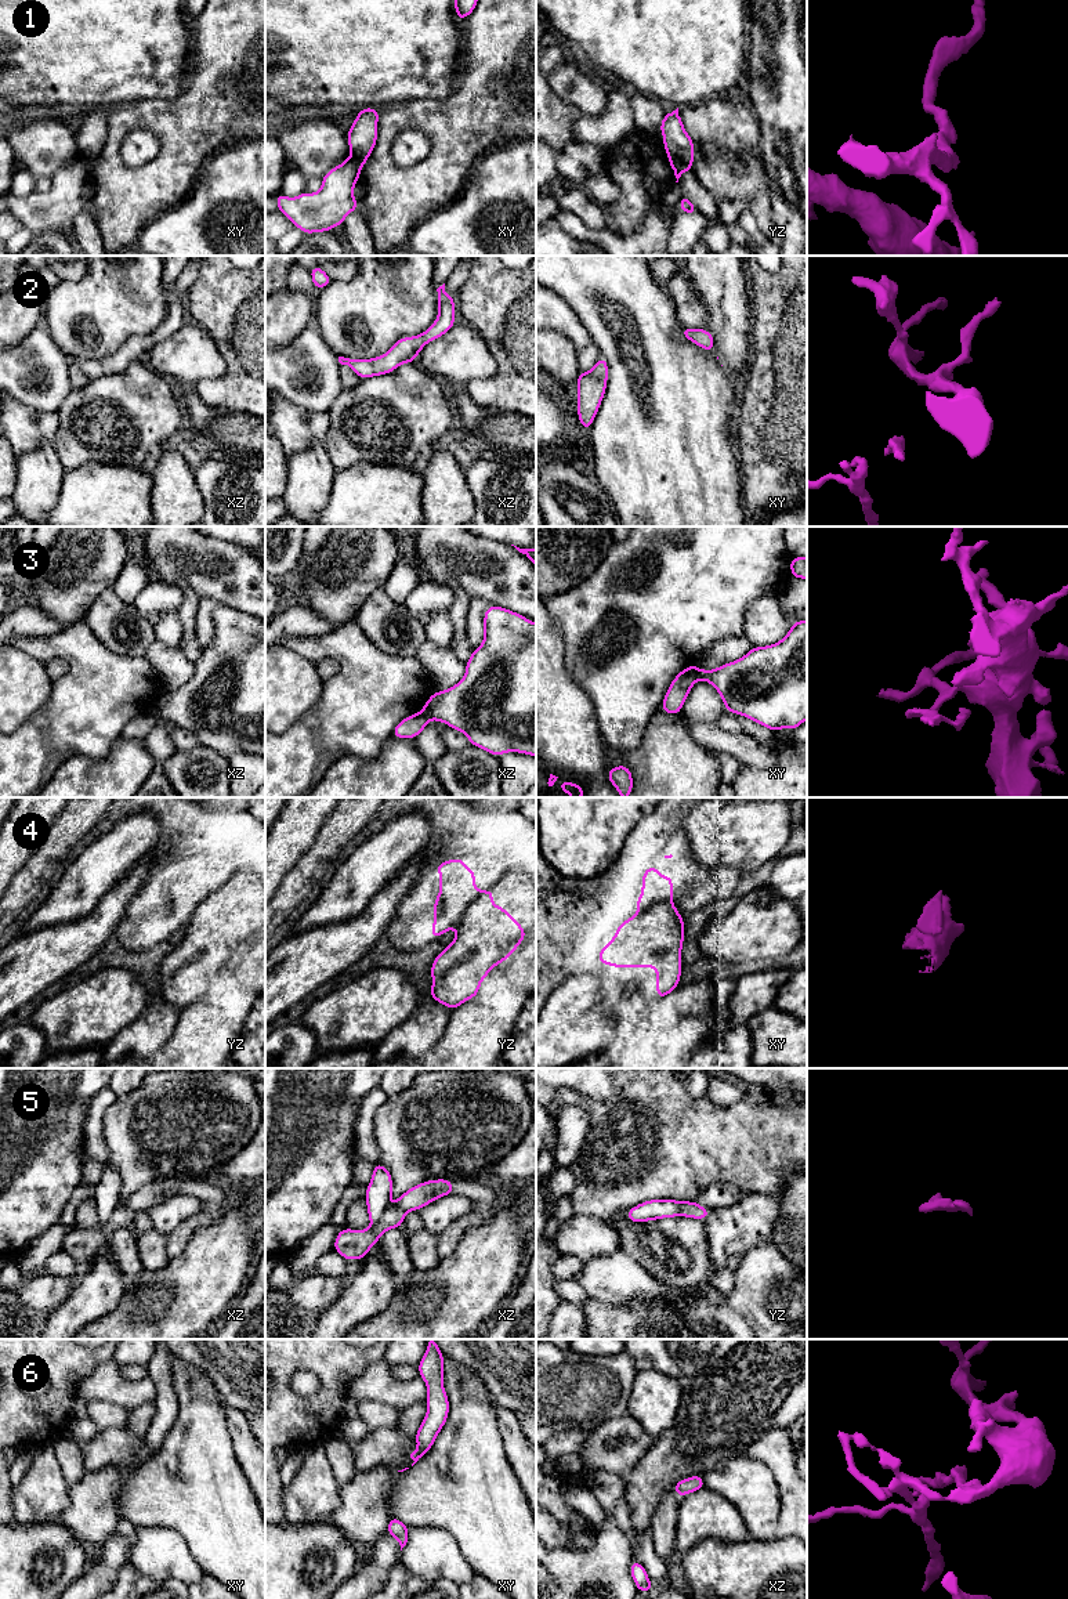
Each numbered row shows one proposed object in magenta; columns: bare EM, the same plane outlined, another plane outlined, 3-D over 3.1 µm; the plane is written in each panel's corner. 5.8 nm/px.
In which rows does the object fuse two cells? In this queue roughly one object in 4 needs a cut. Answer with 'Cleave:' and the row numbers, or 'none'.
Cleave: 1, 3, 4, 5

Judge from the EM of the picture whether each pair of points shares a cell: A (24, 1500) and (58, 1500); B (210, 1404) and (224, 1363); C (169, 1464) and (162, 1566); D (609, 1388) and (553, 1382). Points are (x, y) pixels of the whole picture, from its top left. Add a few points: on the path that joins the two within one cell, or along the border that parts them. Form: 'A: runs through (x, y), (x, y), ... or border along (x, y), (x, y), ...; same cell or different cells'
A: runs through (32, 1500), (50, 1500); same cell
B: border along (194, 1366), (210, 1379), (224, 1402); different cells
C: border along (138, 1526), (170, 1527), (183, 1537), (189, 1549); different cells
D: runs through (596, 1388), (567, 1388); same cell

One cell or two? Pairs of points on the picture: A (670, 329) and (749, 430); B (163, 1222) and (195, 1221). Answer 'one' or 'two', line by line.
A: two
B: two

